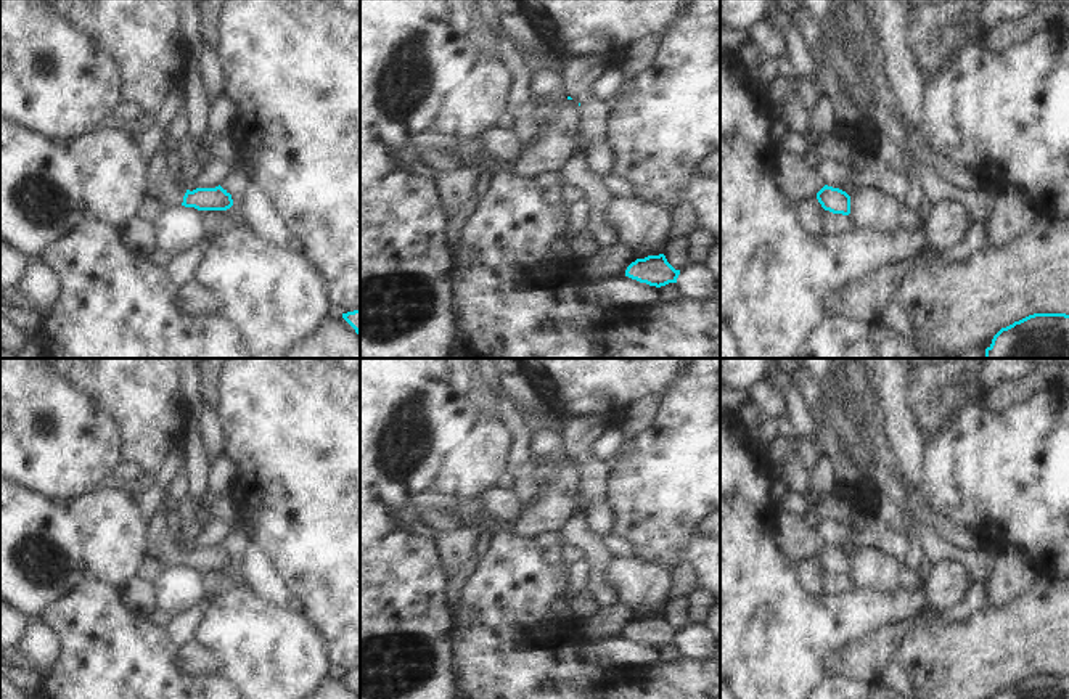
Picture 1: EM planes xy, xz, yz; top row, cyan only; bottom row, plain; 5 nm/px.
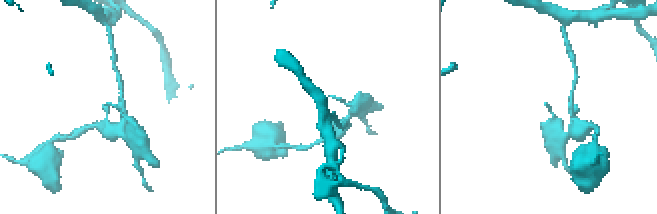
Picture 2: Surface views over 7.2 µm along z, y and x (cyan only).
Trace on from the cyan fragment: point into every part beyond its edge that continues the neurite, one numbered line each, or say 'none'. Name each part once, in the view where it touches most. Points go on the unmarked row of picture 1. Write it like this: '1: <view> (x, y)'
none

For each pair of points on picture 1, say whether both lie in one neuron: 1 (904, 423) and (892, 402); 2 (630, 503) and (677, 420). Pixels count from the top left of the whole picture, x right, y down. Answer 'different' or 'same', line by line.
1: same
2: same

